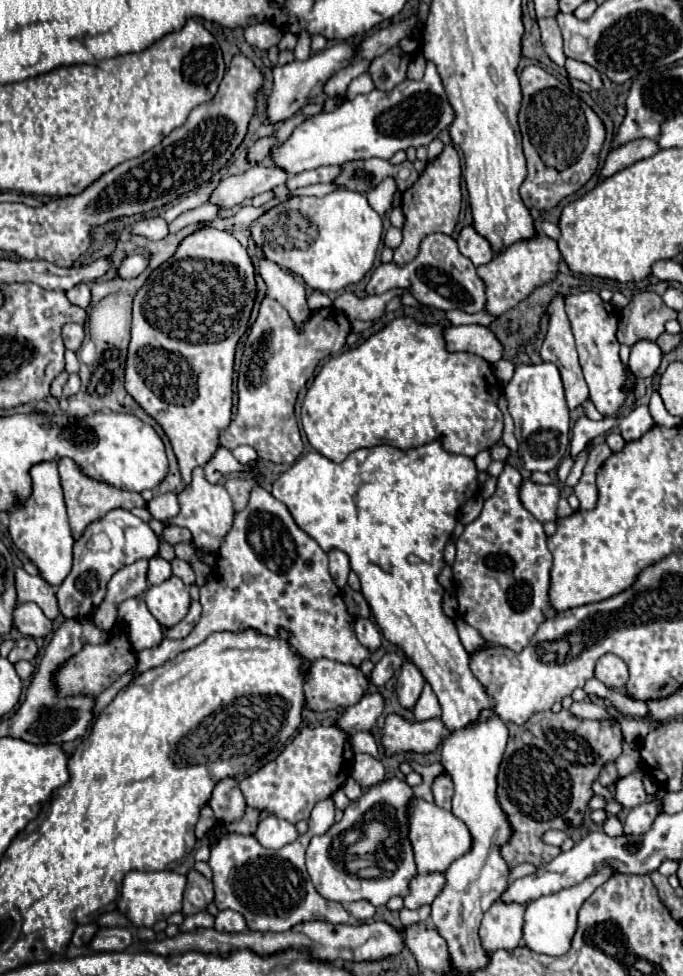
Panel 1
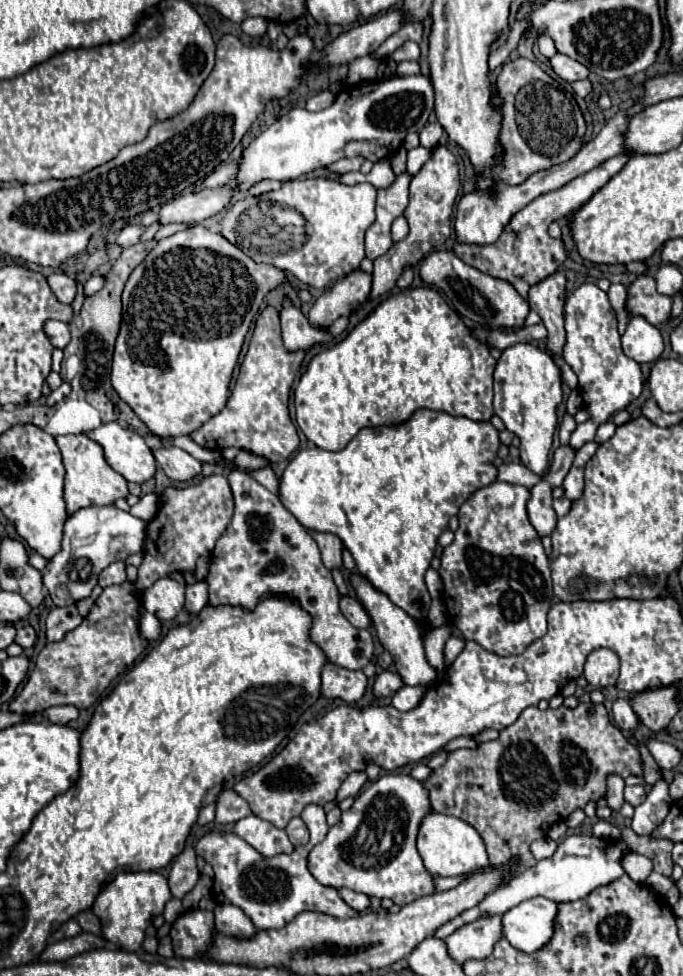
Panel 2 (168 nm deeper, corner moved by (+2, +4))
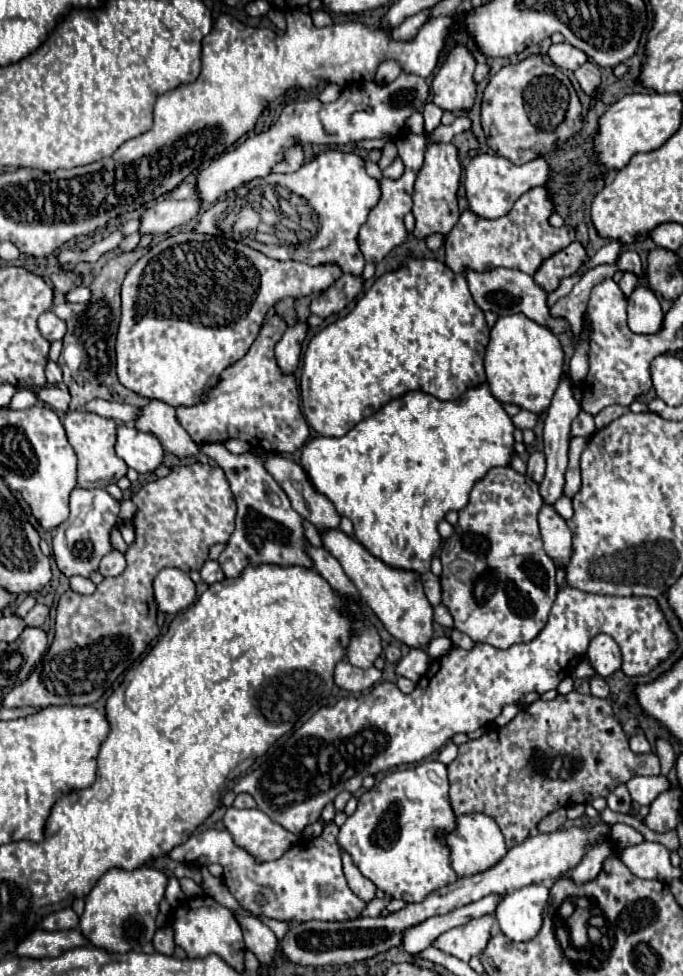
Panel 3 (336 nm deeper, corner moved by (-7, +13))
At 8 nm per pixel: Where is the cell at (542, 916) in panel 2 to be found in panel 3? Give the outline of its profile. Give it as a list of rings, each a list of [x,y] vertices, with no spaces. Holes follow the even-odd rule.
[[[531,884],[505,894],[495,908],[495,920],[499,930],[515,940],[525,942],[535,938],[543,920],[543,908],[549,900],[549,888],[543,884]]]

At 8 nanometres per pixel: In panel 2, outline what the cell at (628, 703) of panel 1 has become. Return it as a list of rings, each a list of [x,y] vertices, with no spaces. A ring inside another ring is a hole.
[[[616,699],[612,705],[612,715],[614,715],[614,723],[622,729],[622,731],[632,731],[638,723],[630,703],[626,699]]]

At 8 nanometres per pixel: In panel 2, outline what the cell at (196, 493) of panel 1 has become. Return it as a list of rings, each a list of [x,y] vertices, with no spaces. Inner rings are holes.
[[[160,447],[154,451],[154,457],[162,465],[164,473],[178,483],[192,481],[202,471],[202,463],[178,447]]]

